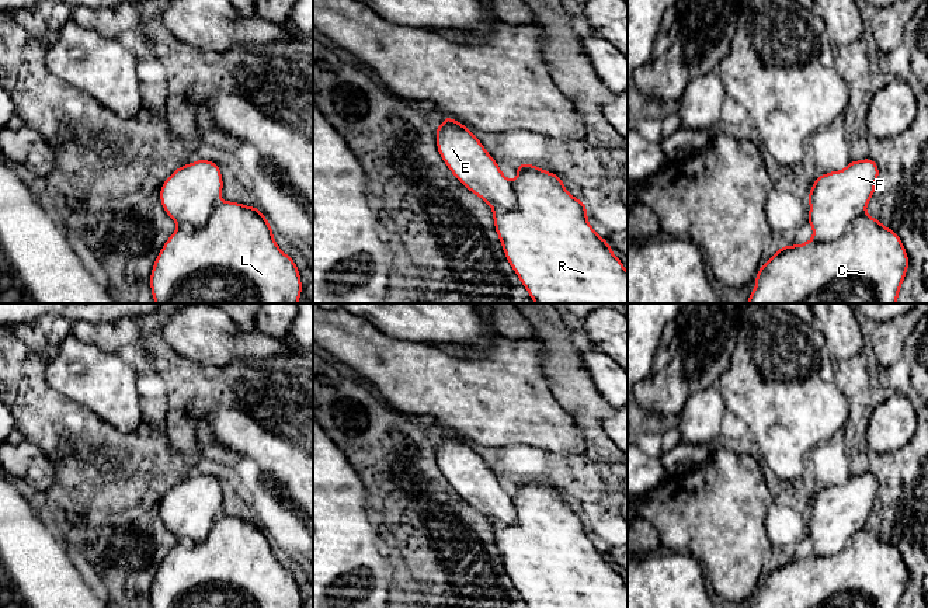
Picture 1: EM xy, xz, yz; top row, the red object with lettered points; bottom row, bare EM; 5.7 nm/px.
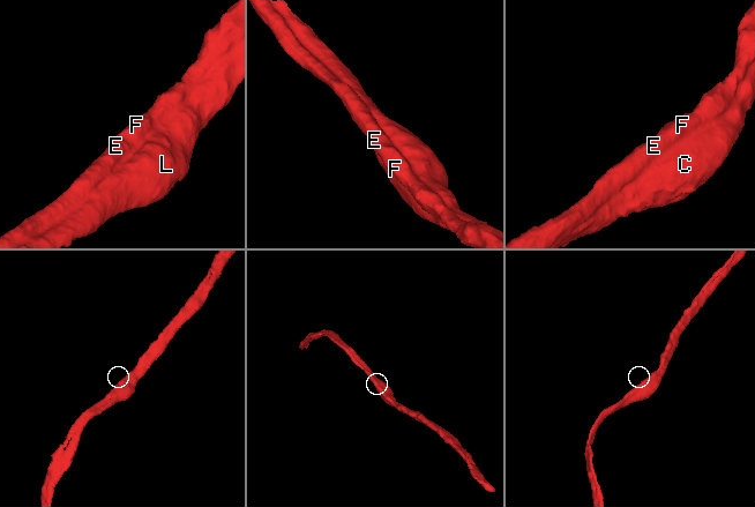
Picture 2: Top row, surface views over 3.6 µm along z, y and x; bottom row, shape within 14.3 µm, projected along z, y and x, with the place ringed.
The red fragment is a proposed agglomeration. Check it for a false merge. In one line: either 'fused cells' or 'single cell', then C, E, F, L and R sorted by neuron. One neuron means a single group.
single cell; C E F L R

